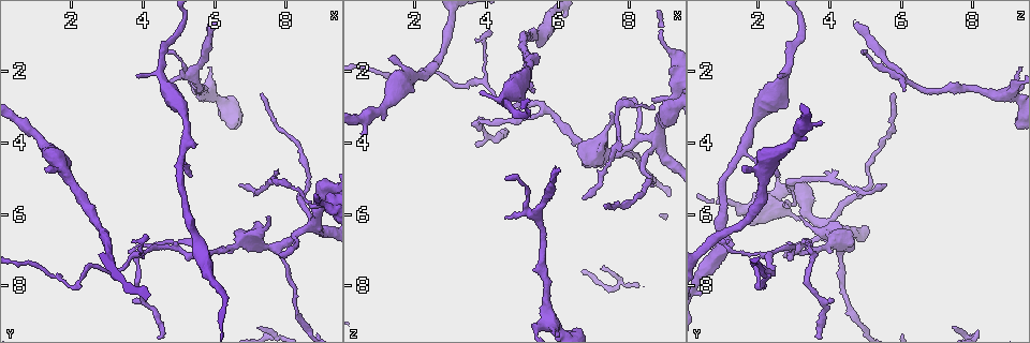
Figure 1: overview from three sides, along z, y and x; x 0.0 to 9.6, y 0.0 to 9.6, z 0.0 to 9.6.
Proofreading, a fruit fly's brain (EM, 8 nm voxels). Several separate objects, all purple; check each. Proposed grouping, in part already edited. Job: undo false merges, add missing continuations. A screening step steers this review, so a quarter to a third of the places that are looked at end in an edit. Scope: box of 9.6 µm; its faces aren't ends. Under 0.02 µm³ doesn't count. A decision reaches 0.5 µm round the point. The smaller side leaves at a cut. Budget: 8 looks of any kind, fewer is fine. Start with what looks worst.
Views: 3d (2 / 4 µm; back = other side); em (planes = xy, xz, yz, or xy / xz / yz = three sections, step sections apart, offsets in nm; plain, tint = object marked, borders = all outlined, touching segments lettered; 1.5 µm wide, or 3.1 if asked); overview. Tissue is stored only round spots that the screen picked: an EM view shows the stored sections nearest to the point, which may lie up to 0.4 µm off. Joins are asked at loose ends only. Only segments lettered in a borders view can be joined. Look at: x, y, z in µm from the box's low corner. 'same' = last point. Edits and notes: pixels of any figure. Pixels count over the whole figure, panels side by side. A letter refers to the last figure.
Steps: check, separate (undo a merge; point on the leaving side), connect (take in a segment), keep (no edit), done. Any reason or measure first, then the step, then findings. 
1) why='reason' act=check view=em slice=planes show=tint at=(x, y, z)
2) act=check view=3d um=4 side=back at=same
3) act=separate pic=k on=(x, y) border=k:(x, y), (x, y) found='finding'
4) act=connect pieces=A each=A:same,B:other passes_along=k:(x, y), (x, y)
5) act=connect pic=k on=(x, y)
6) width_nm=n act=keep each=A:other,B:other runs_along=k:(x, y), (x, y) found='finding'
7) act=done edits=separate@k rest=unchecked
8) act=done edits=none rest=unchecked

why='branch stops here' act=check view=3d um=4 at=(6.05, 0.70, 4.75)

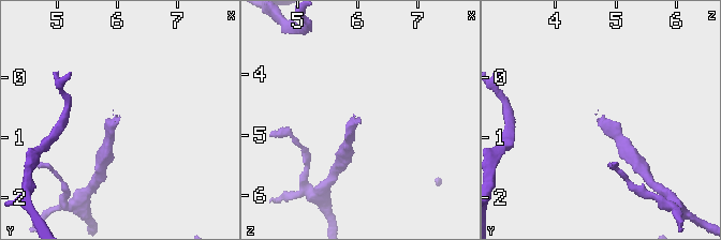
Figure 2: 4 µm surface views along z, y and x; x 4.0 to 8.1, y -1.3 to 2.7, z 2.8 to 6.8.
why='need the tissue' act=check view=em slice=xz step=8 show=borders at=(6.05, 0.70, 4.70)

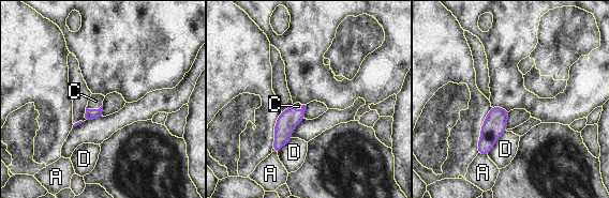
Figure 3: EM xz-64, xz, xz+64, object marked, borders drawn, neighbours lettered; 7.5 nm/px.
act=connect pieces=C each=A:other,C:same,D:other passes_along=3:(89, 115), (94, 110), (95, 101) found='the neuron continues'

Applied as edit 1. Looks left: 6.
why='redraw' act=check view=overview

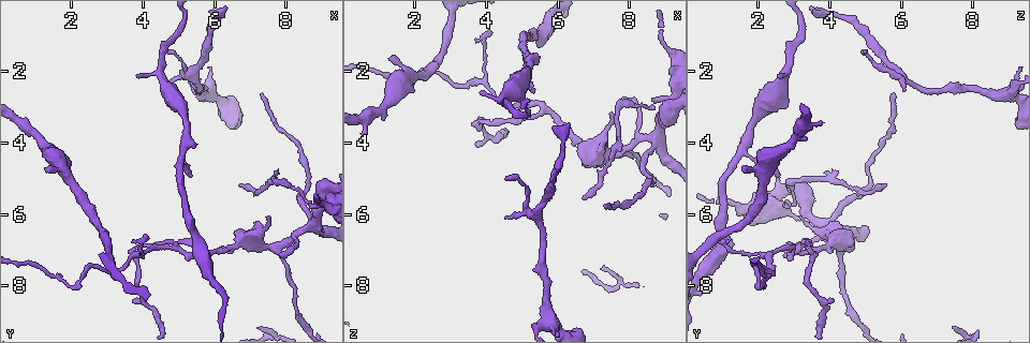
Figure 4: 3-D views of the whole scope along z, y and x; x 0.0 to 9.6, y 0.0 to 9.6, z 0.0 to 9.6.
why='free end' act=check view=em slice=planes show=borders at=(5.35, 4.95, 2.50)

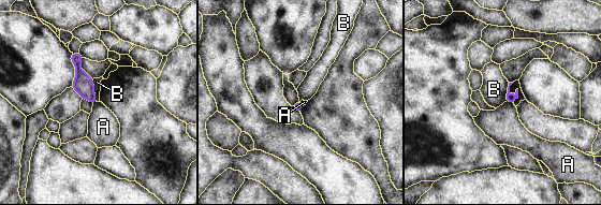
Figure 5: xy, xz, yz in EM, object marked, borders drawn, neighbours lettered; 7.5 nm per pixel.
width_nm=70 act=keep each=A:other,B:other found='no lettered segment goes on from it'

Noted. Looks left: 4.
why='thin neck' act=check view=em slice=xy step=8 show=borders at=(4.85, 6.80, 3.30)

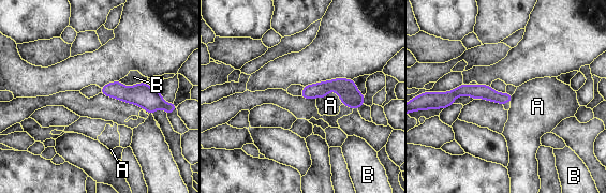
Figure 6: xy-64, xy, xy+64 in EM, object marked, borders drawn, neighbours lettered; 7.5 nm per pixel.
act=keep each=A:other,B:other border=6:(315, 97), (334, 90), (343, 104) found='continuous, no second neuron'

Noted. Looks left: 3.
act=done edits=connect@3 rest=unchecked

